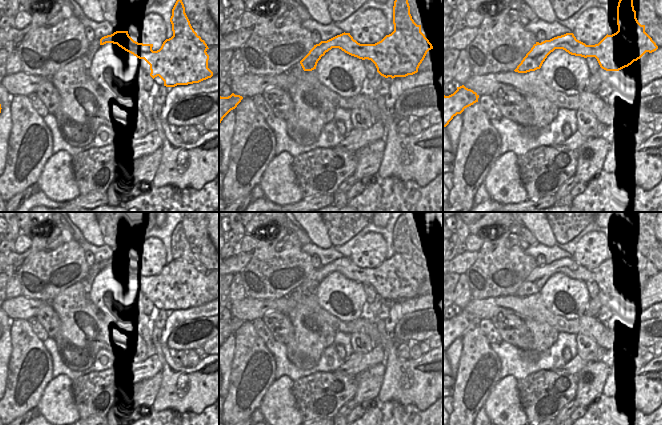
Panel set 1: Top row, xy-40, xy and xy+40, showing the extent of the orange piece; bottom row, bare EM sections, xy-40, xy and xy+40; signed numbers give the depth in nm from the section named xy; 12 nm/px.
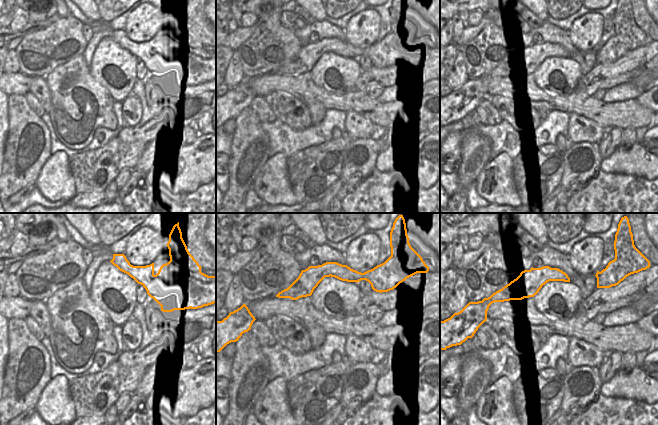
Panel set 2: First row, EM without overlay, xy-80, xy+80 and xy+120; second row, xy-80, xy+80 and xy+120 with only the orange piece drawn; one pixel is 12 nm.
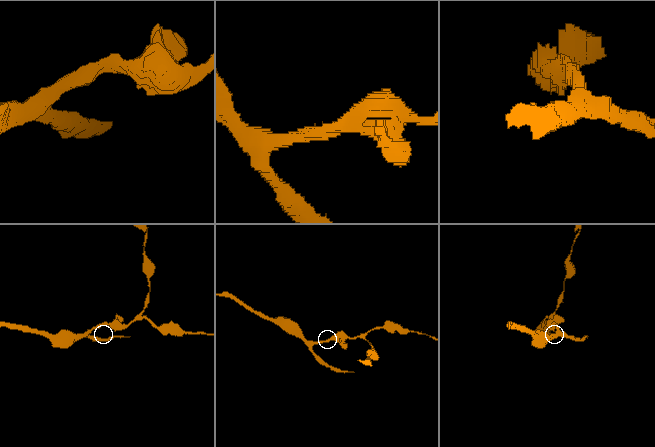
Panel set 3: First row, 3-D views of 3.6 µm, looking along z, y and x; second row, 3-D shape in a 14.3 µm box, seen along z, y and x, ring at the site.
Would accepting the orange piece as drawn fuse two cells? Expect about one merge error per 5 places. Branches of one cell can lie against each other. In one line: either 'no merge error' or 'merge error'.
no merge error

